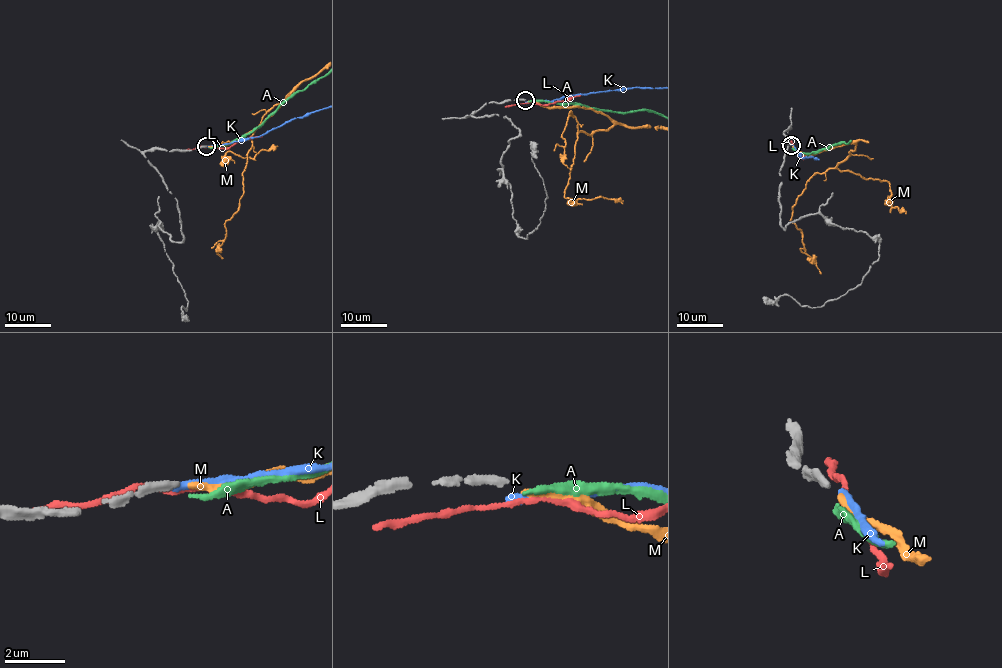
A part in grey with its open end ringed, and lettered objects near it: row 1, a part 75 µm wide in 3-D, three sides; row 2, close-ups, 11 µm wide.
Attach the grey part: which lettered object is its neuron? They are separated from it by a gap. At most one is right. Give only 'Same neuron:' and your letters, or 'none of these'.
Same neuron: M

